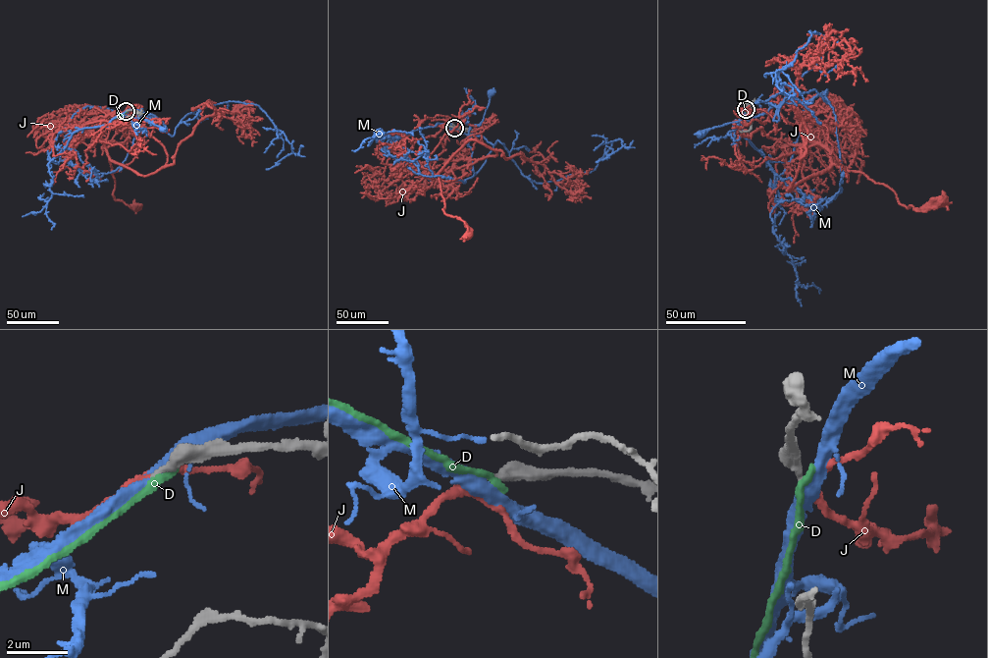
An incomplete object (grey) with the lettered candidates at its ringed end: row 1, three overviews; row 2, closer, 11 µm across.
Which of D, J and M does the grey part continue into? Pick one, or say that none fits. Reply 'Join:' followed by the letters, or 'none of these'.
Join: J

